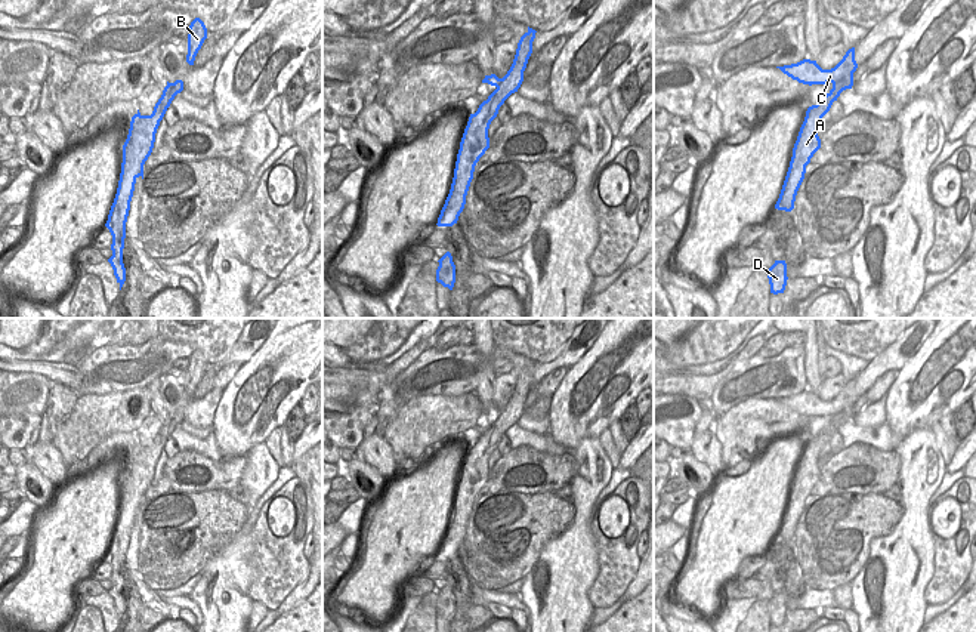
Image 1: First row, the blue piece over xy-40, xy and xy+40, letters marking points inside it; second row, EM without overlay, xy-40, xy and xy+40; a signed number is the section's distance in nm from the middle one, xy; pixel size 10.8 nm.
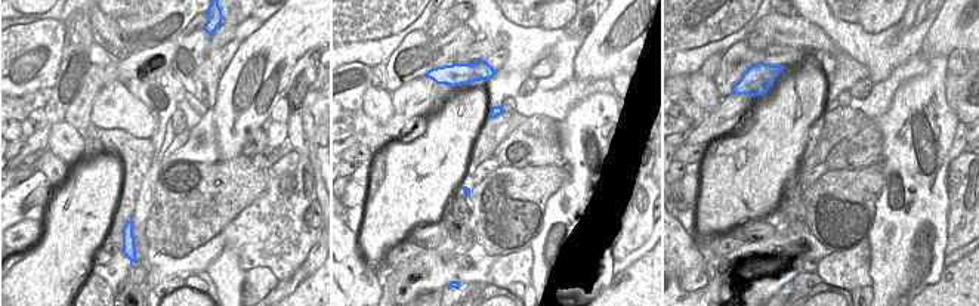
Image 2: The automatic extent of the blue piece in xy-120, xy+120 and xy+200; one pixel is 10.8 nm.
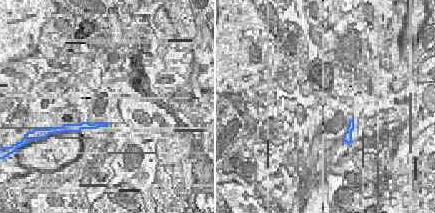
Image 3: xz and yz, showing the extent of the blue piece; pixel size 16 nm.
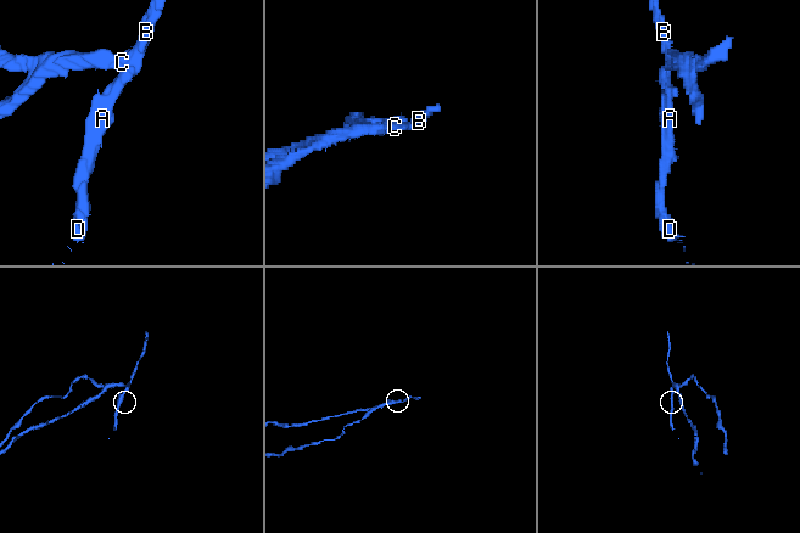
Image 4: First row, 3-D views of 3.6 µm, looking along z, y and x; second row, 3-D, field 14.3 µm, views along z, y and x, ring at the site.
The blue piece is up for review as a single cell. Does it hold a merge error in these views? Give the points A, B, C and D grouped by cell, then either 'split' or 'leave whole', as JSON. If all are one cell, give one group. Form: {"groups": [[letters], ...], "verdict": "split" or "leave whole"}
{"groups": [["A", "B", "D"], ["C"]], "verdict": "split"}

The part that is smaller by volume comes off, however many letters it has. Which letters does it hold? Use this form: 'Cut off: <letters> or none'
Cut off: A, B, D

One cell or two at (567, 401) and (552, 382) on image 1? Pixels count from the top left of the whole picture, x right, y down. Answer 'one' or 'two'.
two

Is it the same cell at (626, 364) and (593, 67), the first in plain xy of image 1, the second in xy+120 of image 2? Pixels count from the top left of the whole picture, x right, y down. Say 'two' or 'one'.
one

